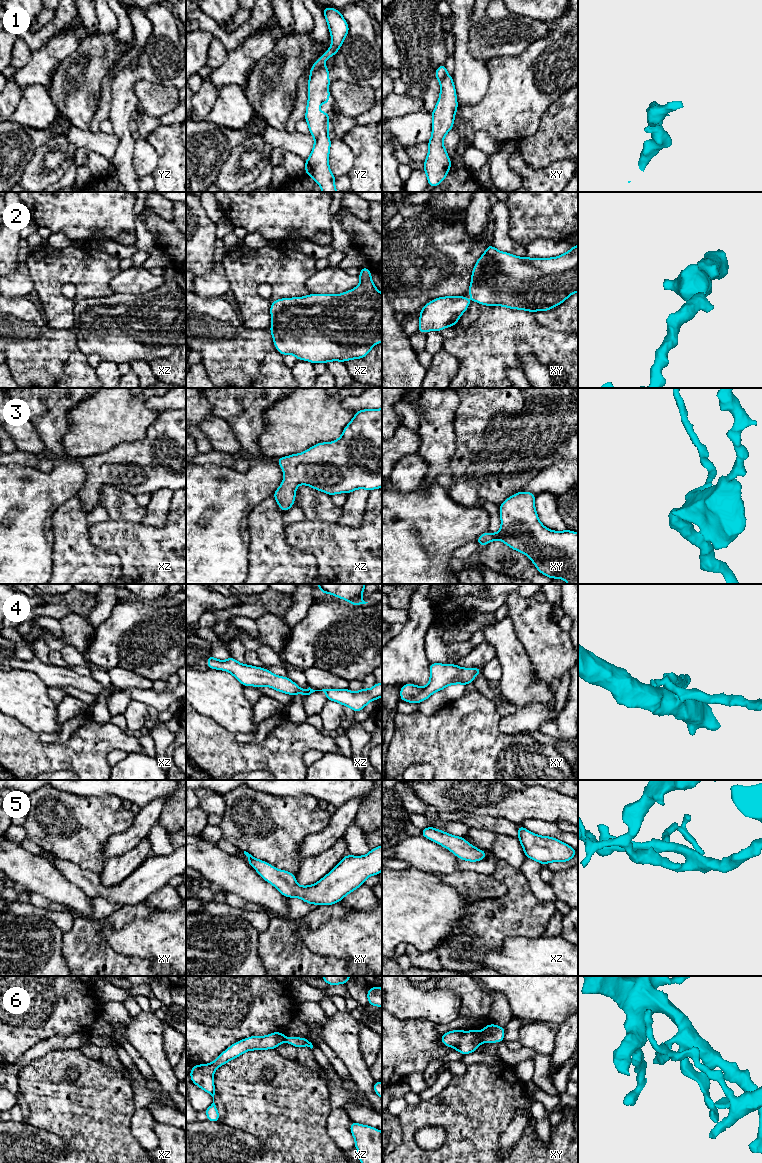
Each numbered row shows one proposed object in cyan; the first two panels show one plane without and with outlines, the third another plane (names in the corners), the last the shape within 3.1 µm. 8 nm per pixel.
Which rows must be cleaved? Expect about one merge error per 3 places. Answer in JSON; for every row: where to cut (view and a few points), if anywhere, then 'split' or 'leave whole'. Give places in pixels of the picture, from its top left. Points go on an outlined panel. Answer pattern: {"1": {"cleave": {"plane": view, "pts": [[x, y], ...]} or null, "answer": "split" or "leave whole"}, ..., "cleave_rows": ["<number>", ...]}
{"1": {"cleave": {"plane": "yz", "pts": [[322, 64], [308, 81]]}, "answer": "split"}, "2": {"cleave": null, "answer": "leave whole"}, "3": {"cleave": null, "answer": "leave whole"}, "4": {"cleave": null, "answer": "leave whole"}, "5": {"cleave": null, "answer": "leave whole"}, "6": {"cleave": {"plane": "xy", "pts": [[480, 1033], [482, 1041]]}, "answer": "split"}, "cleave_rows": ["1", "6"]}

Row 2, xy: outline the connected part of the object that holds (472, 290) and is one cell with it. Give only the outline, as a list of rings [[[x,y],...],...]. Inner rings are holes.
[[[487,244],[467,289],[473,302],[549,311],[578,292],[578,244],[558,257],[518,257]]]

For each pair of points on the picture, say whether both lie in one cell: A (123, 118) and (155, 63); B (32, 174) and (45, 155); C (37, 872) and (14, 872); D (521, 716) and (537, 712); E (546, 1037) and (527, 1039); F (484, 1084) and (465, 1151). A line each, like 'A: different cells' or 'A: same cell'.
A: same cell
B: same cell
C: same cell
D: same cell
E: same cell
F: same cell

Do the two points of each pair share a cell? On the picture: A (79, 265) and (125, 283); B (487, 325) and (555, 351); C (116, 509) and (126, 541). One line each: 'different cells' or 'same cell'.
A: different cells
B: same cell
C: different cells

